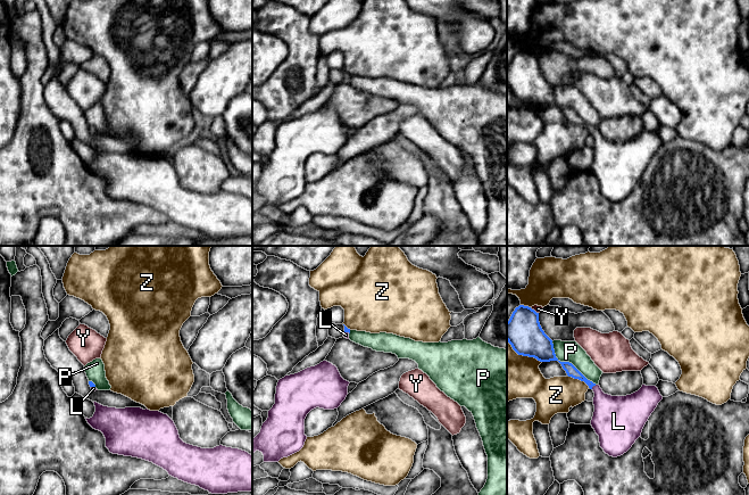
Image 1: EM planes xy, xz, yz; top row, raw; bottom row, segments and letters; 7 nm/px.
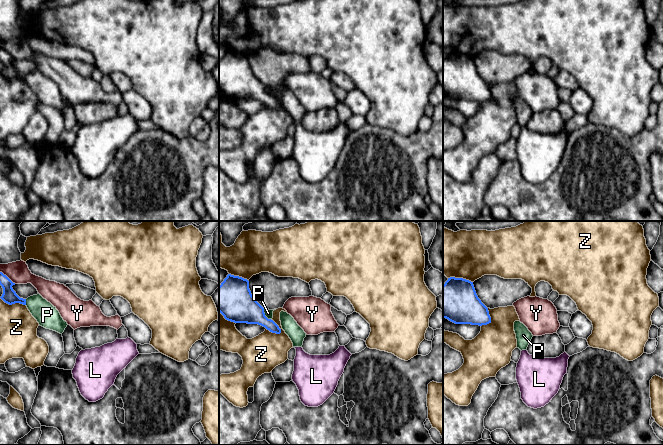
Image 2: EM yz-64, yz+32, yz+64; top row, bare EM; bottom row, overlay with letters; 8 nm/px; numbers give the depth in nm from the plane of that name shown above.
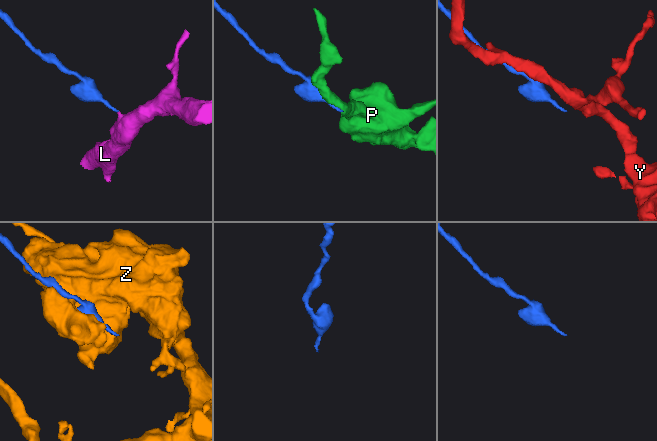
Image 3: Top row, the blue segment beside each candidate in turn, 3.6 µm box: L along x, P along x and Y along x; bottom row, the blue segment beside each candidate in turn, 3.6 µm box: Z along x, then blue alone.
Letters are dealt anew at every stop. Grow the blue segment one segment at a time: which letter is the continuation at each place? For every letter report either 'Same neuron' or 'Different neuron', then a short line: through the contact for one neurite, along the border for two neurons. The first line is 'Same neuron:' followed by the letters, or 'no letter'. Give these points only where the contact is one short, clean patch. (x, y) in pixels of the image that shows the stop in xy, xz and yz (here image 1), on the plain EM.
Same neuron: L
L: Same neuron. Line: yz (571, 115), (593, 130), (600, 145), (613, 159)
P: Different neuron
Y: Different neuron
Z: Different neuron

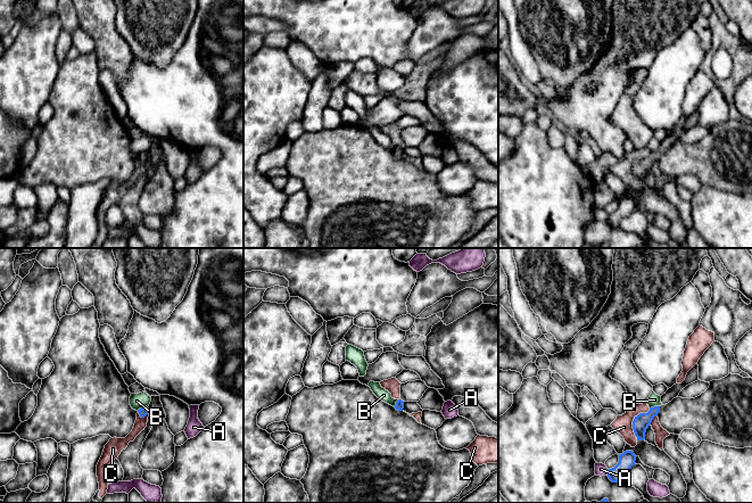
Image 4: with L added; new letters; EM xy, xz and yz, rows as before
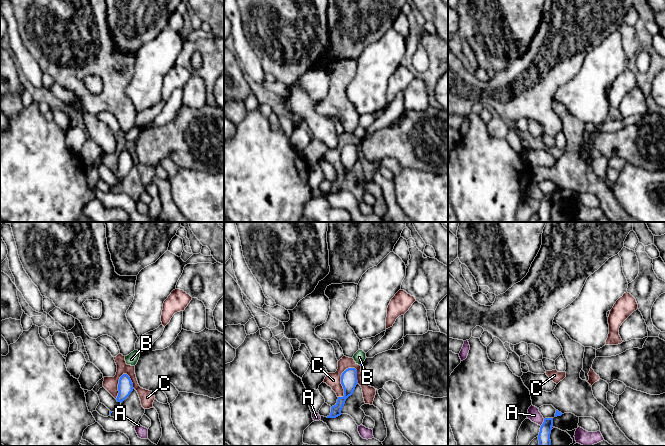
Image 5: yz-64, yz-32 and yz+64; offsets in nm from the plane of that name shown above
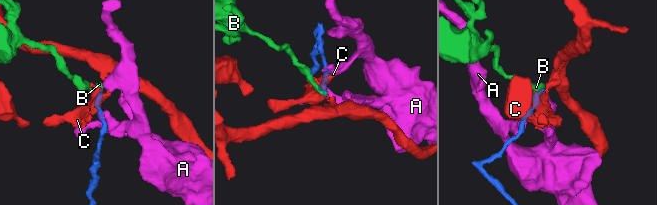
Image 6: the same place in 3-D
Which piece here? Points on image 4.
Same neuron: no letter
A: Different neuron. Line: yz (609, 214), (606, 220)
B: Different neuron. Line: xy (147, 151), (141, 151), (137, 155)
C: Different neuron. Line: yz (650, 154), (639, 158), (633, 166), (636, 184)

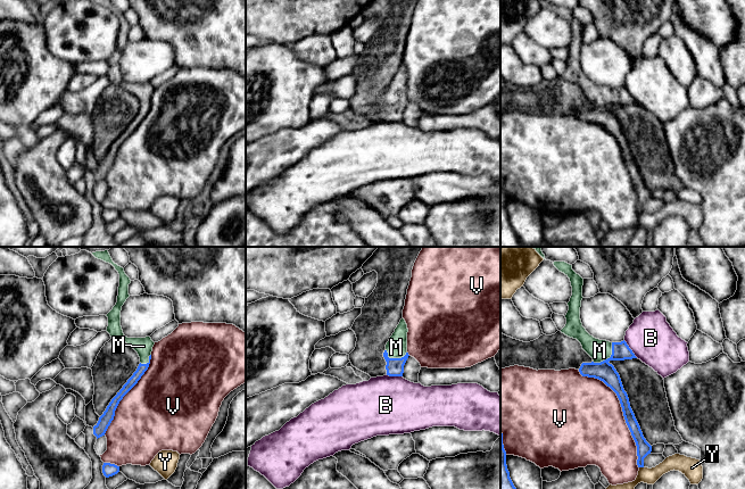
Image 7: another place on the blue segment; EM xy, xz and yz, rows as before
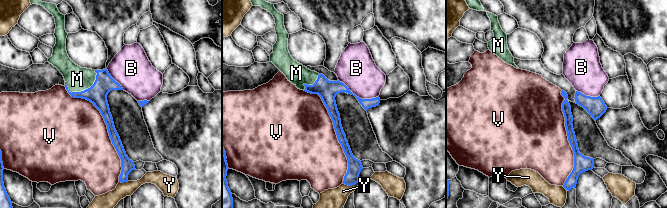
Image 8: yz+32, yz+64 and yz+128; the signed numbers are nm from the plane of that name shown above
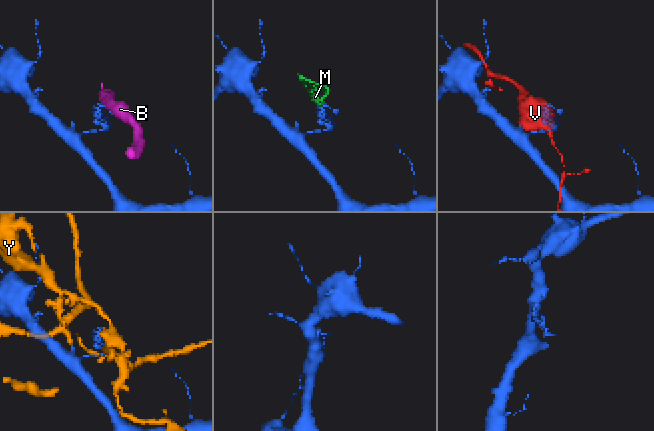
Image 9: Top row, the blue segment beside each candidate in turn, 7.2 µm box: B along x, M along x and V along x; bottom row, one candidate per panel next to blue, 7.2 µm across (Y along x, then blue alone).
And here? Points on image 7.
Same neuron: M
B: Different neuron
M: Same neuron. Line: yz (604, 116), (607, 104), (599, 96)
V: Different neuron
Y: Different neuron

